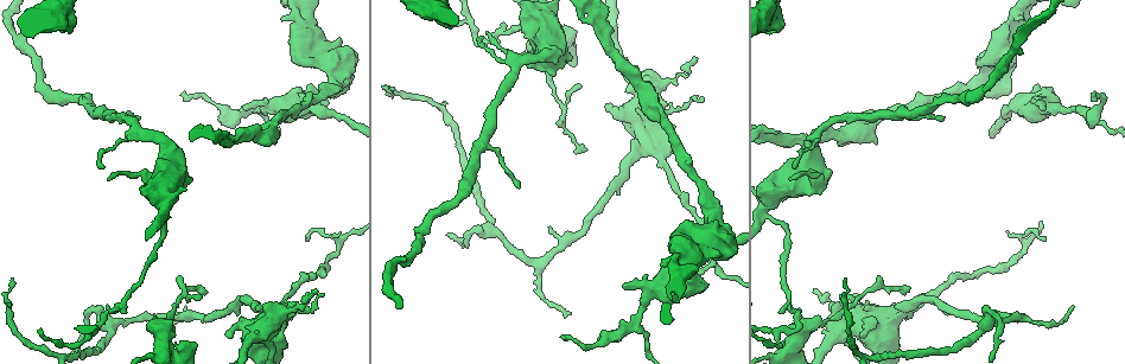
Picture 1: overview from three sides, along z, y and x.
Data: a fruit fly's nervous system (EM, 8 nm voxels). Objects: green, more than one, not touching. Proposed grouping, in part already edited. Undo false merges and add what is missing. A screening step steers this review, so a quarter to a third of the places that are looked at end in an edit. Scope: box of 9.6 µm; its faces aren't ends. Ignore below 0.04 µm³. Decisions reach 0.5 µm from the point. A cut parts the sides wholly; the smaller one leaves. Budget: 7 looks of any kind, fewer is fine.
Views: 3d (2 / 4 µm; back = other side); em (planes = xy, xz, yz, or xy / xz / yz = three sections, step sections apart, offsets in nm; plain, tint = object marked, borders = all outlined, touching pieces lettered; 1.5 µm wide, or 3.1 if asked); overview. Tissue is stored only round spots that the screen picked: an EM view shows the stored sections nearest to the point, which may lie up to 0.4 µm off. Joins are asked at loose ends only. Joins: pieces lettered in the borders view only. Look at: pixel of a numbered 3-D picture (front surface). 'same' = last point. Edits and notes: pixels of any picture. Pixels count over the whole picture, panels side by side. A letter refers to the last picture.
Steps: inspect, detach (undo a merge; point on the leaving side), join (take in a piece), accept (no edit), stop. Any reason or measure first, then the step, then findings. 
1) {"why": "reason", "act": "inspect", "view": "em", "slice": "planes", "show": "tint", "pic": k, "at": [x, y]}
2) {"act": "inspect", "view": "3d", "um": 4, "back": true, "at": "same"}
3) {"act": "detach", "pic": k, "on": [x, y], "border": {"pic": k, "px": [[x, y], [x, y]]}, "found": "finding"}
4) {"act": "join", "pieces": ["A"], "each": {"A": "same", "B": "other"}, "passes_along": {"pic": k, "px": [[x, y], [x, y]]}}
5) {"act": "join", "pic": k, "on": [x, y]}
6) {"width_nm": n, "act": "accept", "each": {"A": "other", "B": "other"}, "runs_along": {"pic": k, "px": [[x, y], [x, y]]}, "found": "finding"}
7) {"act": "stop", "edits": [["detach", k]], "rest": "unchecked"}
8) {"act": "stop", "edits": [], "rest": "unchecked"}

{"why": "thick end", "act": "inspect", "view": "3d", "um": 2, "back": true, "pic": 1, "at": [184, 341]}

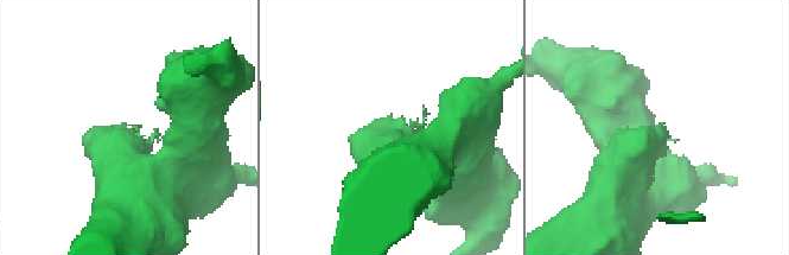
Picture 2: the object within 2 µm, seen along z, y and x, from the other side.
{"why": "now the EM", "act": "inspect", "view": "em", "slice": "planes", "show": "borders", "pic": 2, "at": [389, 122]}

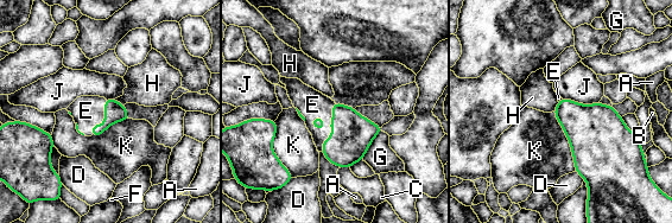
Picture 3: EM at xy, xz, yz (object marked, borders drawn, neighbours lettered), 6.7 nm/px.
{"act": "join", "pieces": ["E"], "each": {"A": "other", "B": "other", "C": "other", "D": "other", "E": "same", "F": "other", "G": "other", "H": "other", "J": "other", "K": "other"}, "found": "it goes on there"}

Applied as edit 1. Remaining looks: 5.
{"why": "tapers out", "act": "inspect", "view": "3d", "um": 4, "back": true, "pic": 1, "at": [983, 316]}

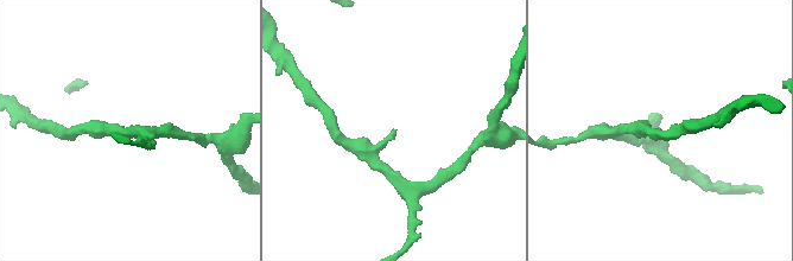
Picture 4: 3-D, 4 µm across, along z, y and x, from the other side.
{"act": "inspect", "view": "em", "slice": "planes", "show": "borders", "pic": 4, "at": [395, 132]}

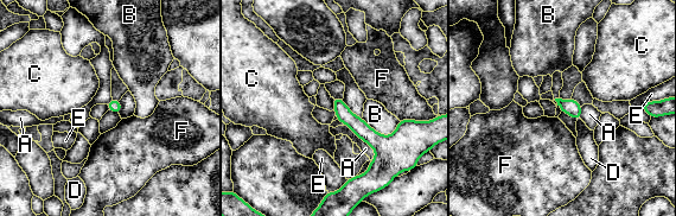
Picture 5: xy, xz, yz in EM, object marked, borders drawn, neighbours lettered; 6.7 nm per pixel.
{"width_nm": 90, "longest_contact_nm": ["A", 300], "act": "accept", "each": {"A": "other", "B": "other", "C": "other", "D": "other", "E": "other", "F": "other"}, "found": "no lettered piece goes on from it"}

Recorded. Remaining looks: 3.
{"why": "tapers out", "act": "inspect", "view": "3d", "um": 4, "pic": 1, "at": [563, 336]}

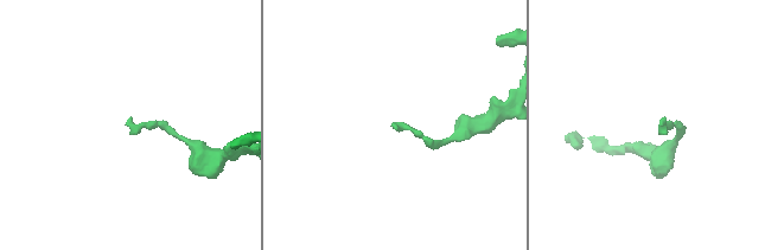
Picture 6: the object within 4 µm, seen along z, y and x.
{"act": "inspect", "view": "em", "slice": "xy", "step": 8, "show": "plain", "pic": 6, "at": [131, 118]}

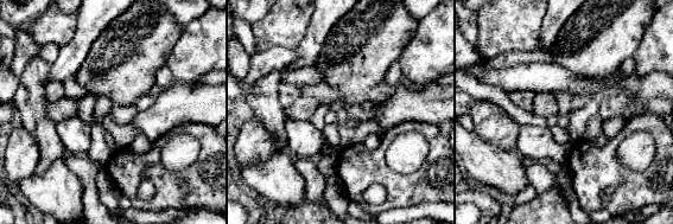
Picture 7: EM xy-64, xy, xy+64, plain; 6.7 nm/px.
{"why": "see the neighbours", "act": "inspect", "view": "em", "slice": "xy", "step": 8, "show": "borders", "at": "same"}

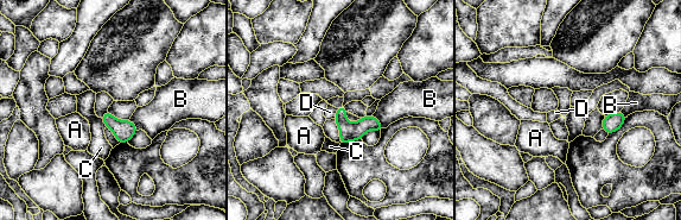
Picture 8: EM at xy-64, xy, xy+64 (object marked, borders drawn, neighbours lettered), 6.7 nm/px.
{"width_nm": 110, "act": "accept", "each": {"A": "other", "B": "other", "C": "other", "D": "other"}, "border": {"pic": 8, "px": [[337, 108], [332, 118]]}, "found": "none of them fits"}

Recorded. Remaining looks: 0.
{"act": "stop", "edits": [["join", 3]], "rest": "unchecked"}

